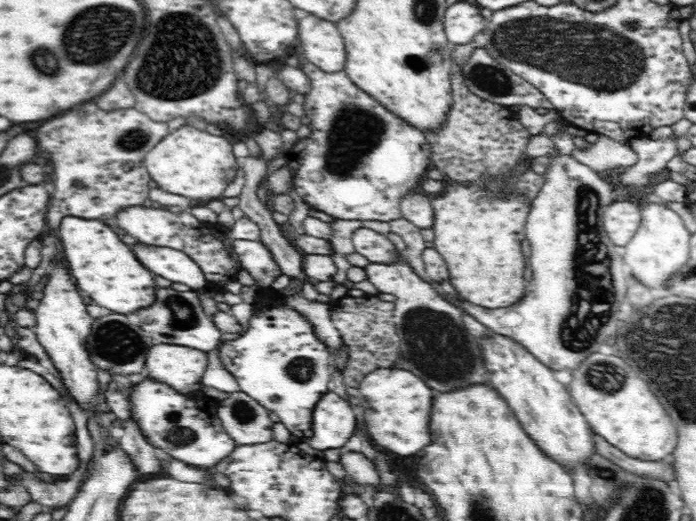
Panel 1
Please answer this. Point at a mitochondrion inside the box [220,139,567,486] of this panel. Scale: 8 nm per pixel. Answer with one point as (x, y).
(429, 334)

